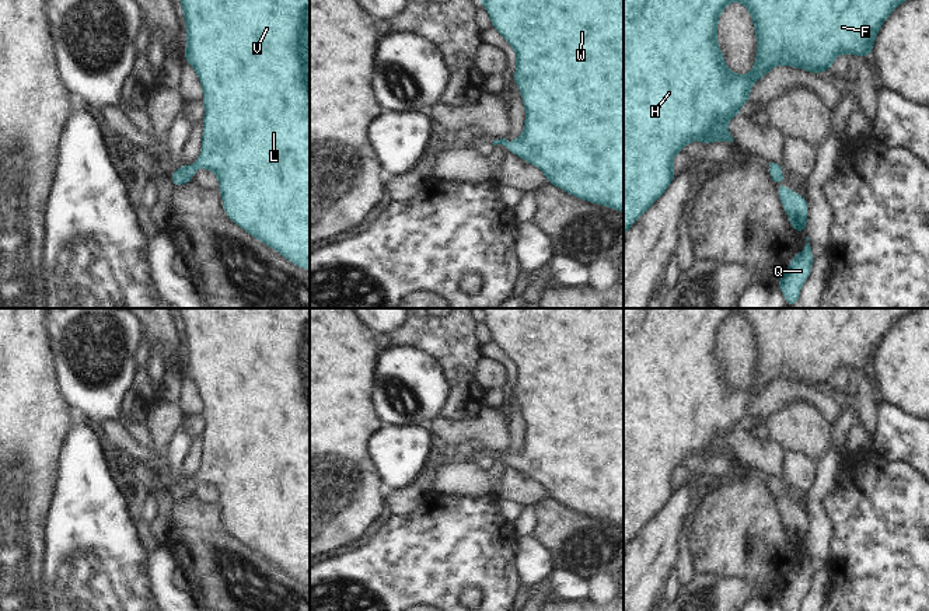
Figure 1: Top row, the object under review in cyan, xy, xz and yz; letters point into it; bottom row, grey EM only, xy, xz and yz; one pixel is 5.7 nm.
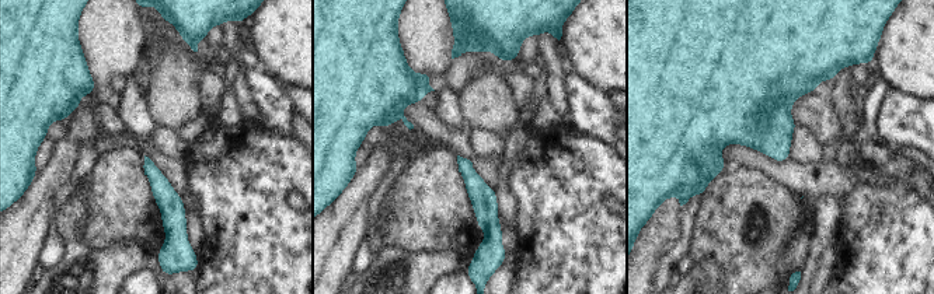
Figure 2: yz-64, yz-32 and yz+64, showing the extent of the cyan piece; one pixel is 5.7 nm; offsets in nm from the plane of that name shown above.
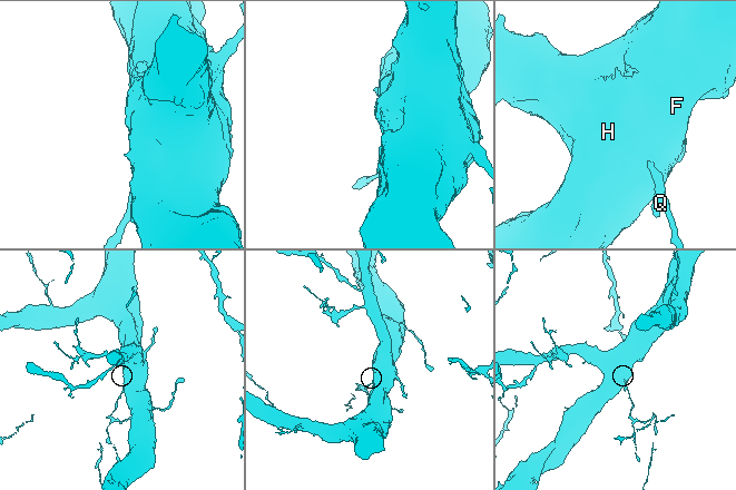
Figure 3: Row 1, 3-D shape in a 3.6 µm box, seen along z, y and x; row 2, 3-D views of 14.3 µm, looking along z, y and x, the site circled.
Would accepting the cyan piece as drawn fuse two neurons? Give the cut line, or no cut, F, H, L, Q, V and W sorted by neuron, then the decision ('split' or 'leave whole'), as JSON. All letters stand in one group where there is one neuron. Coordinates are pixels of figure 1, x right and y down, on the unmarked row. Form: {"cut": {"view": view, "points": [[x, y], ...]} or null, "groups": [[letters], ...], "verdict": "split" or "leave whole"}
{"cut": null, "groups": [["F", "H", "L", "Q", "V", "W"]], "verdict": "leave whole"}

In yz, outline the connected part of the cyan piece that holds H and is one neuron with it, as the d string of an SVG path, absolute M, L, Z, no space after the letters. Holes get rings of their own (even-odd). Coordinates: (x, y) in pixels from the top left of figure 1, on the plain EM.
M624 308L624 554L626 545L664 509L677 488L673 483L674 471L684 464L691 455L698 457L720 457L731 455L733 450L729 446L727 436L740 430L741 420L752 413L750 404L754 397L775 380L797 381L811 388L821 385L831 385L834 374L841 367L852 369L853 373L859 369L870 373L876 350L887 332L894 324L912 313L916 308L668 308L668 320L664 320L664 308ZM731 315L740 315L751 328L754 338L754 348L757 353L757 367L754 371L754 381L748 388L731 387L724 369L717 356L717 338L720 329Z

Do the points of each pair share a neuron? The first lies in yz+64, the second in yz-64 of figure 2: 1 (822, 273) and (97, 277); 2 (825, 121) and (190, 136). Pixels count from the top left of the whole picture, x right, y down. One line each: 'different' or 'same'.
1: same
2: different

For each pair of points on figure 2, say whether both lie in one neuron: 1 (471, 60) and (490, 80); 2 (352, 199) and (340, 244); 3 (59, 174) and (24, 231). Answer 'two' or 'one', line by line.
1: two
2: one
3: one

